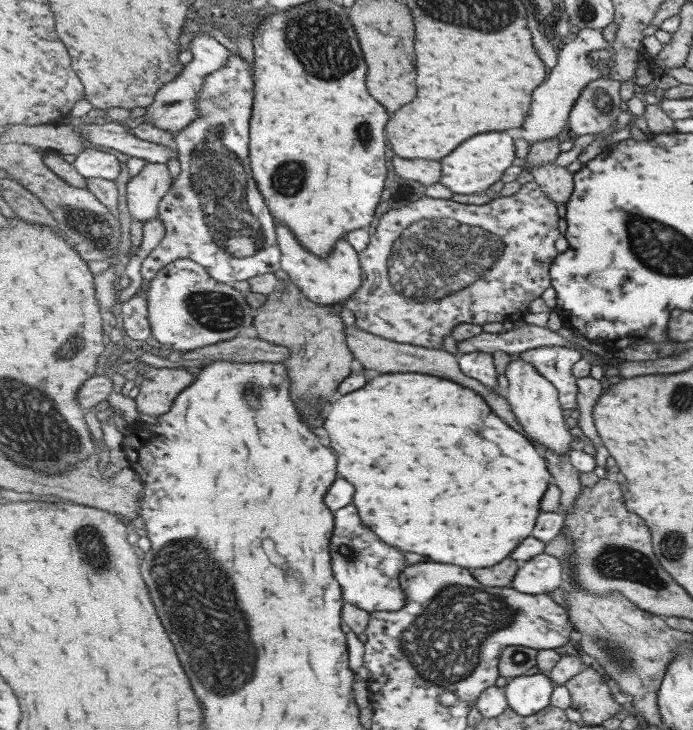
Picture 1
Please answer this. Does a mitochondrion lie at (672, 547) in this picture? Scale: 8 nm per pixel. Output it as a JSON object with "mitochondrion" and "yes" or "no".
{"mitochondrion":"yes"}

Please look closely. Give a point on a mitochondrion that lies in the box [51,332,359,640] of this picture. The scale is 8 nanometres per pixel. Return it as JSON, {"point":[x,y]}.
{"point":[91,547]}

